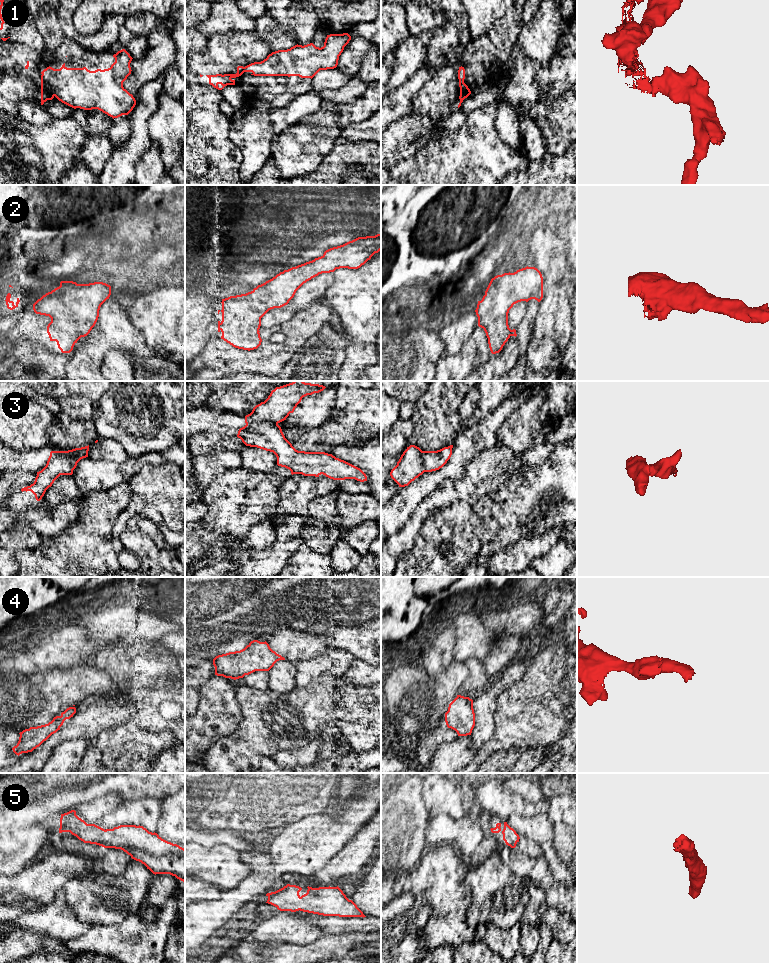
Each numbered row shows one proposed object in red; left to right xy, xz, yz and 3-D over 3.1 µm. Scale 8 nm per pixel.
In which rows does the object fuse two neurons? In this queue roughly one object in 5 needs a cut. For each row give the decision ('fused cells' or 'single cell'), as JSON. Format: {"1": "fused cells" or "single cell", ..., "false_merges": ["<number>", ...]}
{"1": "fused cells", "2": "single cell", "3": "fused cells", "4": "single cell", "5": "single cell", "false_merges": ["1", "3"]}

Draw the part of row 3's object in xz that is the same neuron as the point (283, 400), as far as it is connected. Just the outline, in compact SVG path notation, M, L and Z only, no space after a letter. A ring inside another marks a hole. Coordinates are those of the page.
M293 381L292 383L276 387L268 398L256 405L252 412L245 416L245 423L272 422L280 423L293 413L302 398L319 393L326 387L319 384Z

